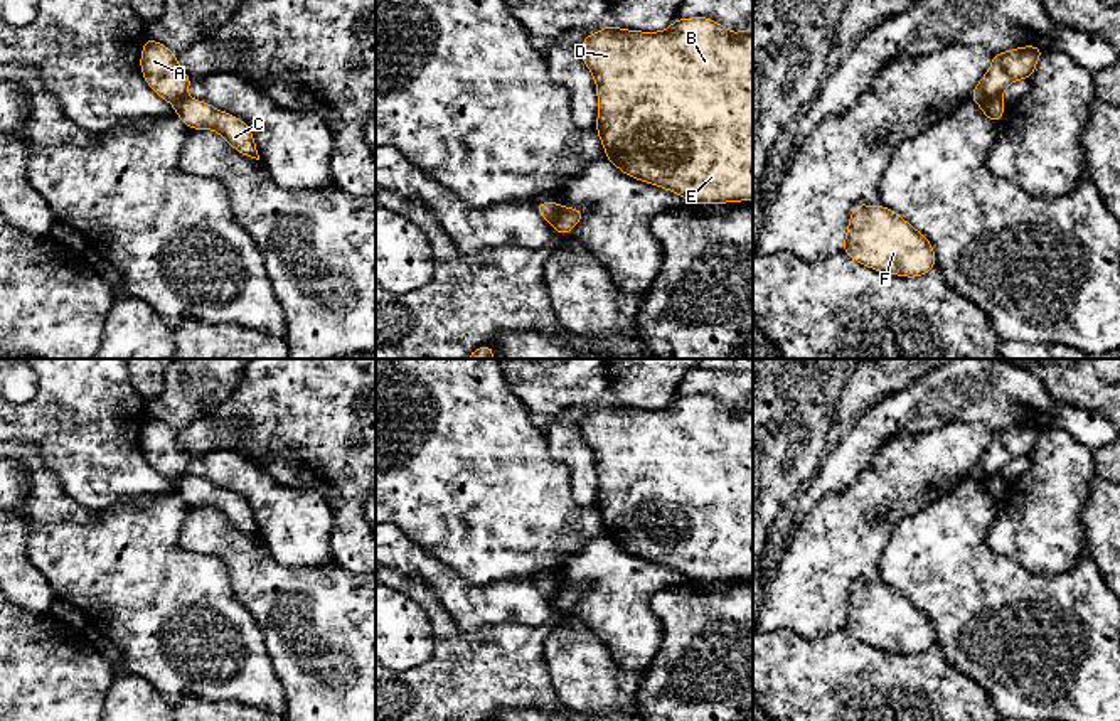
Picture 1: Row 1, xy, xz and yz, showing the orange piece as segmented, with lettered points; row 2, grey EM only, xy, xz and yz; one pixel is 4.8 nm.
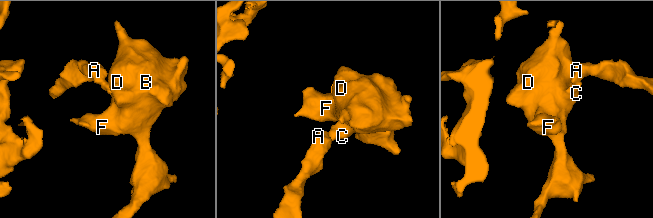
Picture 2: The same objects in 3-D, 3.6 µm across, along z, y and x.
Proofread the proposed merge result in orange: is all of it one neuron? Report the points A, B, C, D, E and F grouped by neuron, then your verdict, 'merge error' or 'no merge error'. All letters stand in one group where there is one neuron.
A / B C D E F; merge error

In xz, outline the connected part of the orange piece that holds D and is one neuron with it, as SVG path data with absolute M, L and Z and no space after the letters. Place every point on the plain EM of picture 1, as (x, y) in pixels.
M707 394L675 396L660 409L608 403L579 423L596 460L596 509L616 546L632 556L672 568L694 581L753 576L753 409L734 411Z

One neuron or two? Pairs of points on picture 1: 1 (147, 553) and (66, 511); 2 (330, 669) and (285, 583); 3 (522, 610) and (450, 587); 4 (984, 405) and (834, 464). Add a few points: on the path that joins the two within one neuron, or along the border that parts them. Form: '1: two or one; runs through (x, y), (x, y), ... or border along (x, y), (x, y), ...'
1: two; border along (100, 512), (83, 523), (48, 524)
2: one; runs through (330, 647), (330, 637), (298, 605)
3: one; runs through (504, 603), (469, 603)
4: one; runs through (947, 401), (915, 401), (871, 432)

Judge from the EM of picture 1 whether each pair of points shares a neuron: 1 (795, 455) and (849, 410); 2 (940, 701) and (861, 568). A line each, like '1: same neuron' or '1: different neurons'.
1: different neurons
2: different neurons

